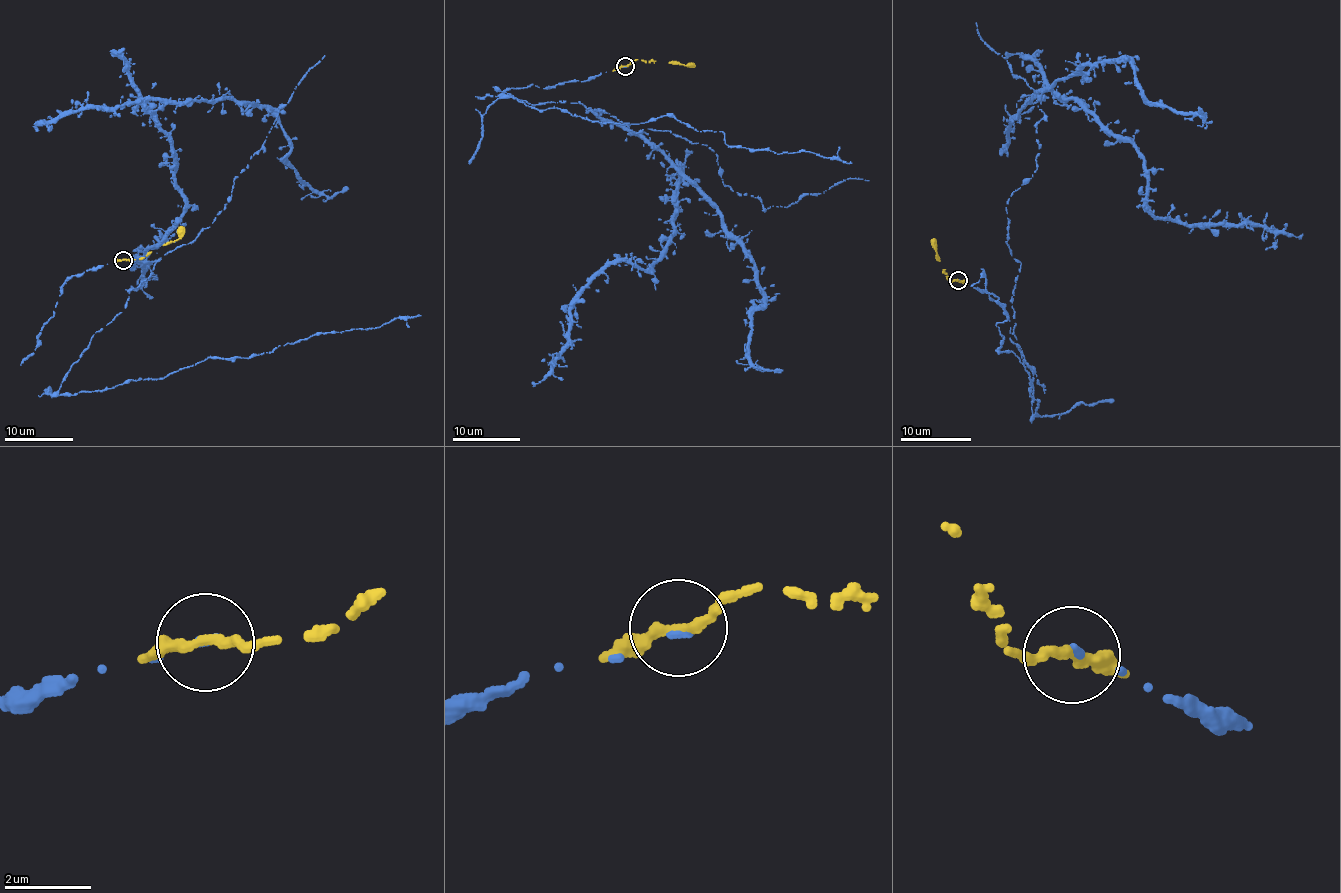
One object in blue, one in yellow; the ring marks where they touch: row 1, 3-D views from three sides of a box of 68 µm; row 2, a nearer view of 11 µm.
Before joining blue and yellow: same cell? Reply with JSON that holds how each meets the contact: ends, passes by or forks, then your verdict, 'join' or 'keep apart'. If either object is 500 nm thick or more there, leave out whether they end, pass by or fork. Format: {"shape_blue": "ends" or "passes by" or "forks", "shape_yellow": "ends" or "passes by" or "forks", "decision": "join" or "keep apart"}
{"shape_blue": "ends", "shape_yellow": "passes by", "decision": "join"}

